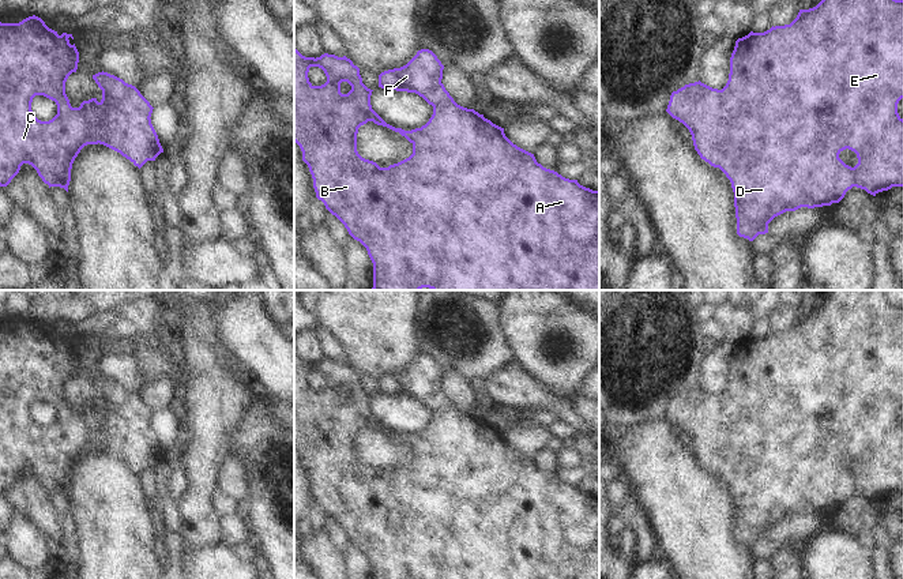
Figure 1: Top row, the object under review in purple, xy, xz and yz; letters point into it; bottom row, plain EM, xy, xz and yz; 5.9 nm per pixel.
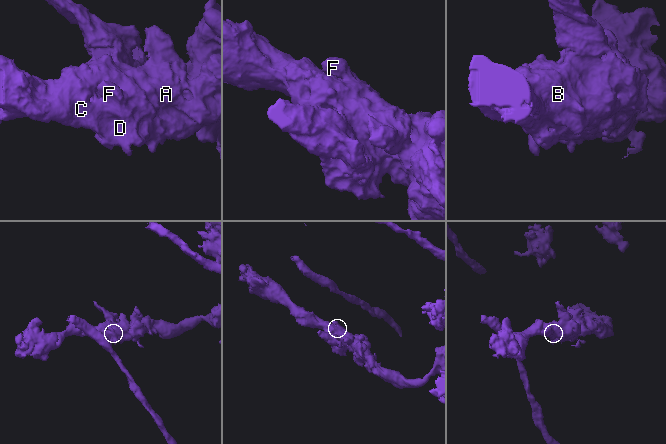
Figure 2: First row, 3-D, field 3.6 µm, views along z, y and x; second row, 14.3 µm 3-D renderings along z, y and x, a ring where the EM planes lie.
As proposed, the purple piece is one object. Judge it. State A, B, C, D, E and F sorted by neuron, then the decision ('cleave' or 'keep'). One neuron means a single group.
A B C D E F; keep

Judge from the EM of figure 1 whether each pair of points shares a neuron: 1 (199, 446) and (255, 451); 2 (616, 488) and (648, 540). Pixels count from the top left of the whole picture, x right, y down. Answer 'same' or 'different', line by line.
1: different
2: same

